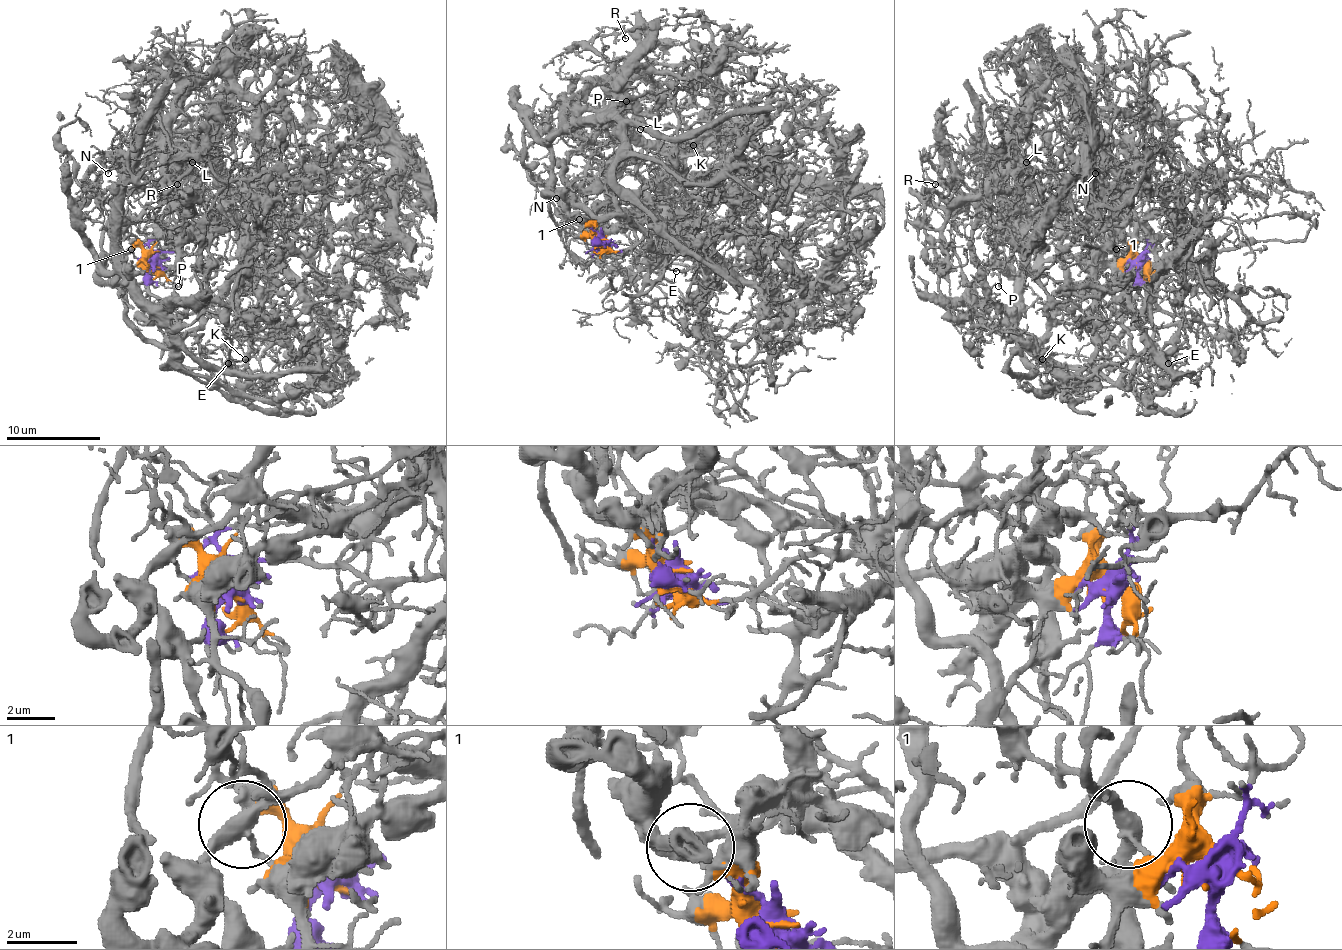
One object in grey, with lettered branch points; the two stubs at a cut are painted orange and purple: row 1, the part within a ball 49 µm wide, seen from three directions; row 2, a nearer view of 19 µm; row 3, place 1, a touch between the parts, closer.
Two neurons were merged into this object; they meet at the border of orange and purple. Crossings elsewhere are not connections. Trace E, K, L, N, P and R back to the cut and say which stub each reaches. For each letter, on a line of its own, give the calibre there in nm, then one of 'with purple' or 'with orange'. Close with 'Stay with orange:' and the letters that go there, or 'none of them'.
E: 110 nm thick; with orange
K: 80 nm thick; with orange
L: 120 nm thick; with orange
N: 100 nm thick; with orange
P: 80 nm thick; with orange
R: 100 nm thick; with orange
Stay with orange: E, K, L, N, P, R

